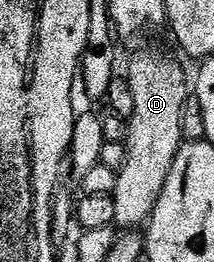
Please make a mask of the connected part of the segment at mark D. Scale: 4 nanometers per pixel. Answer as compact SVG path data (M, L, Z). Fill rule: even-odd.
M152 55L134 60L128 67L126 78L130 93L134 93L134 113L128 120L128 152L116 176L112 200L116 210L115 226L136 229L152 218L152 210L166 185L166 177L170 177L174 157L180 144L185 142L182 121L184 104L190 96L190 83L184 80L182 68L171 67L166 60L155 59Z

